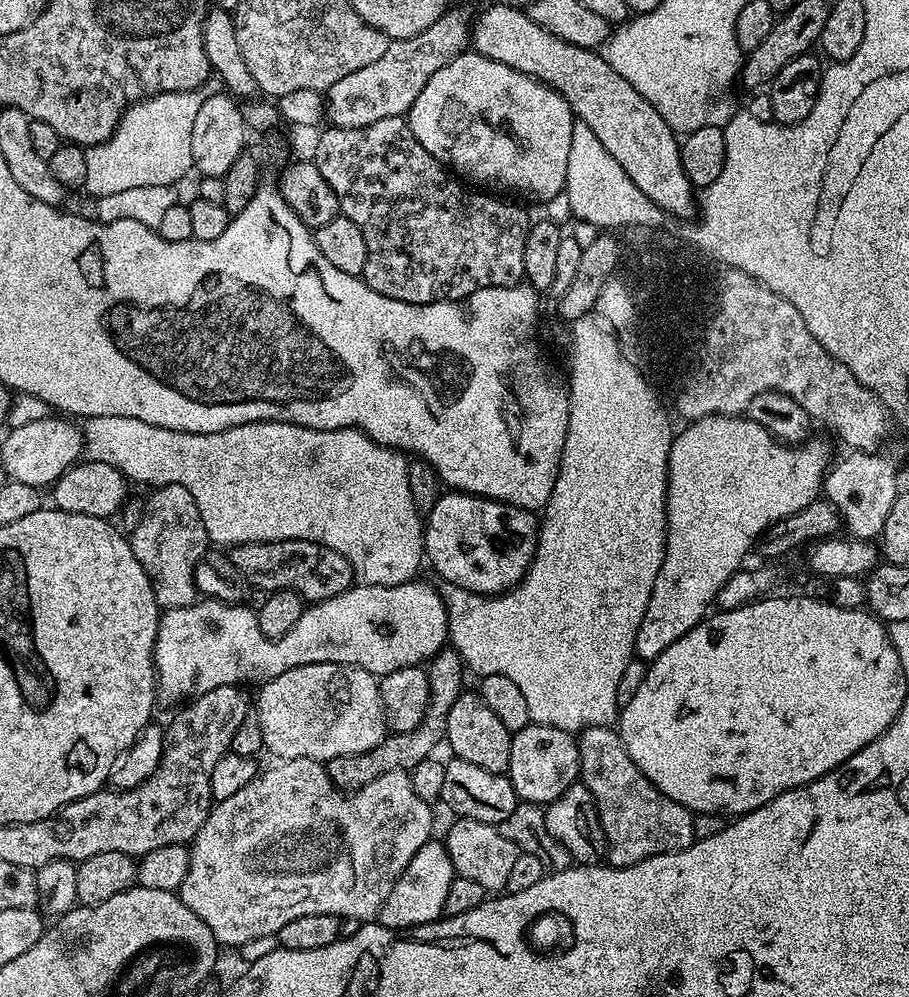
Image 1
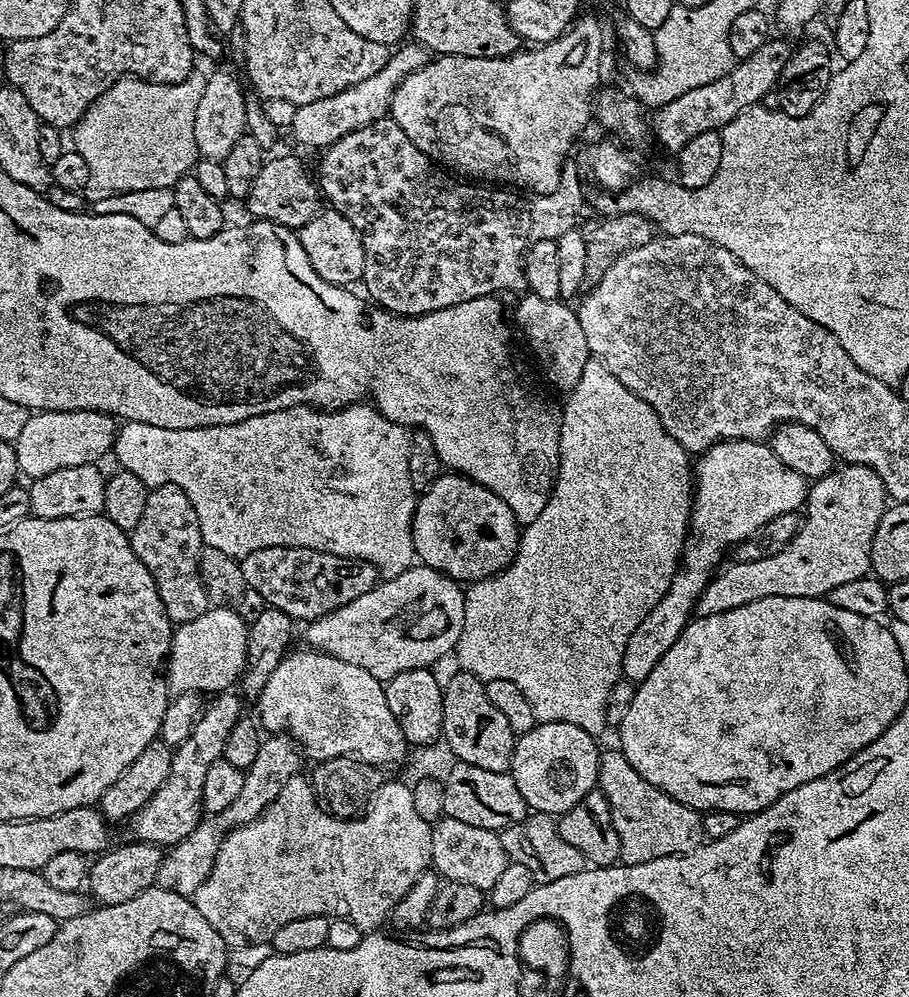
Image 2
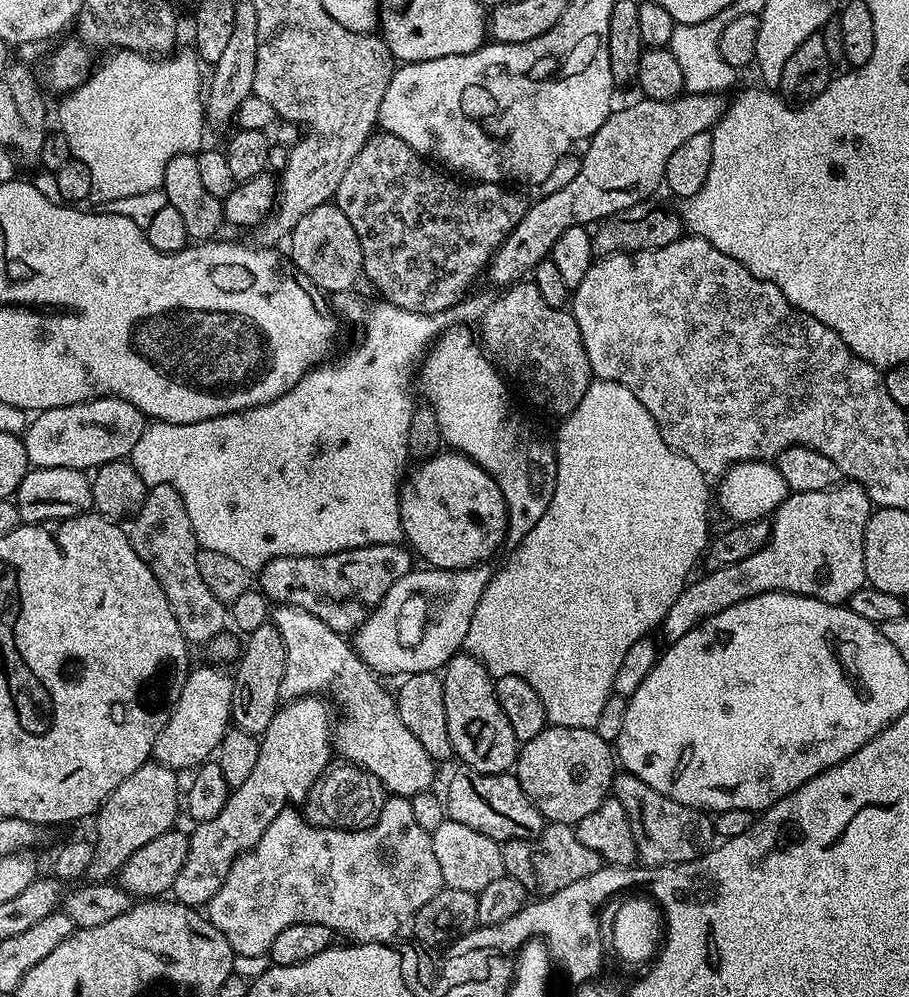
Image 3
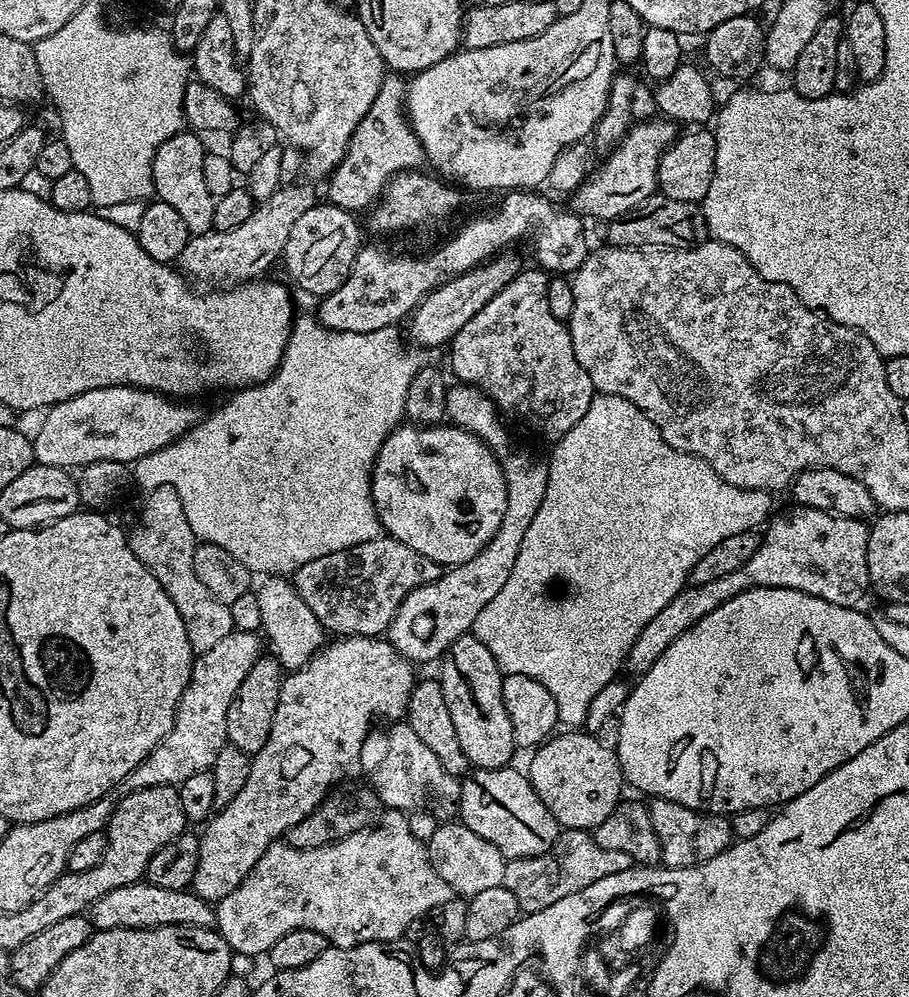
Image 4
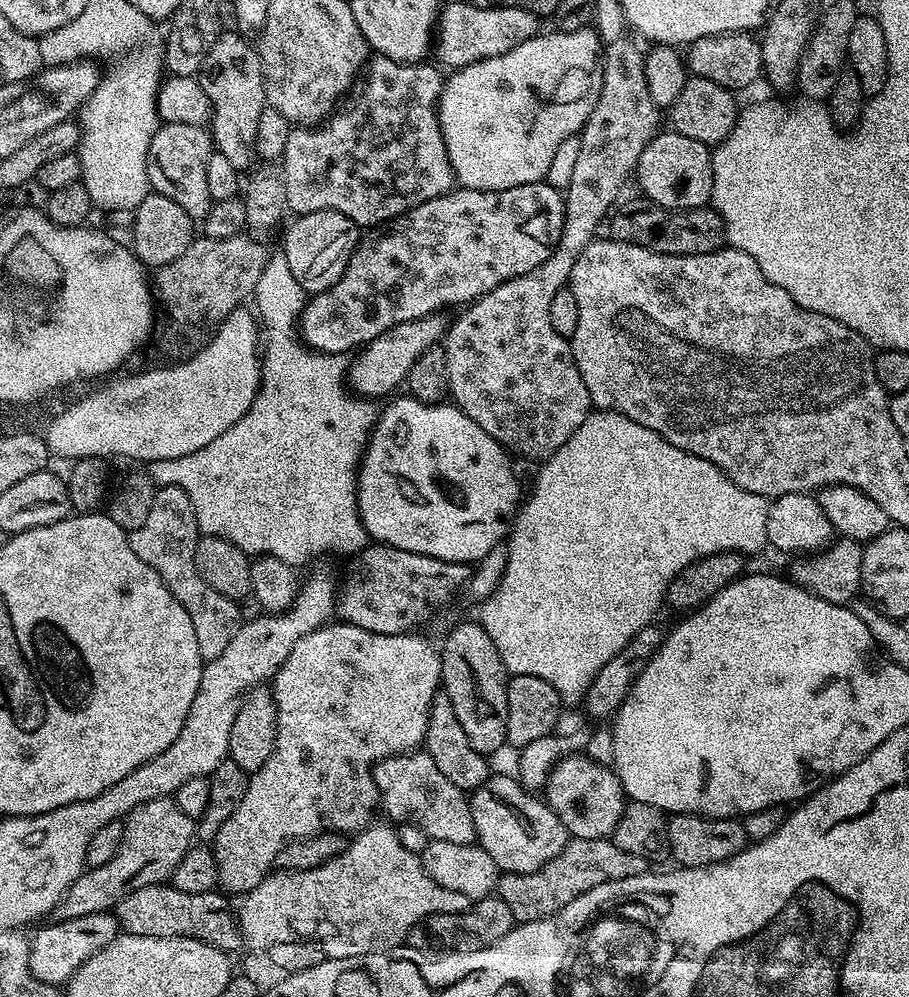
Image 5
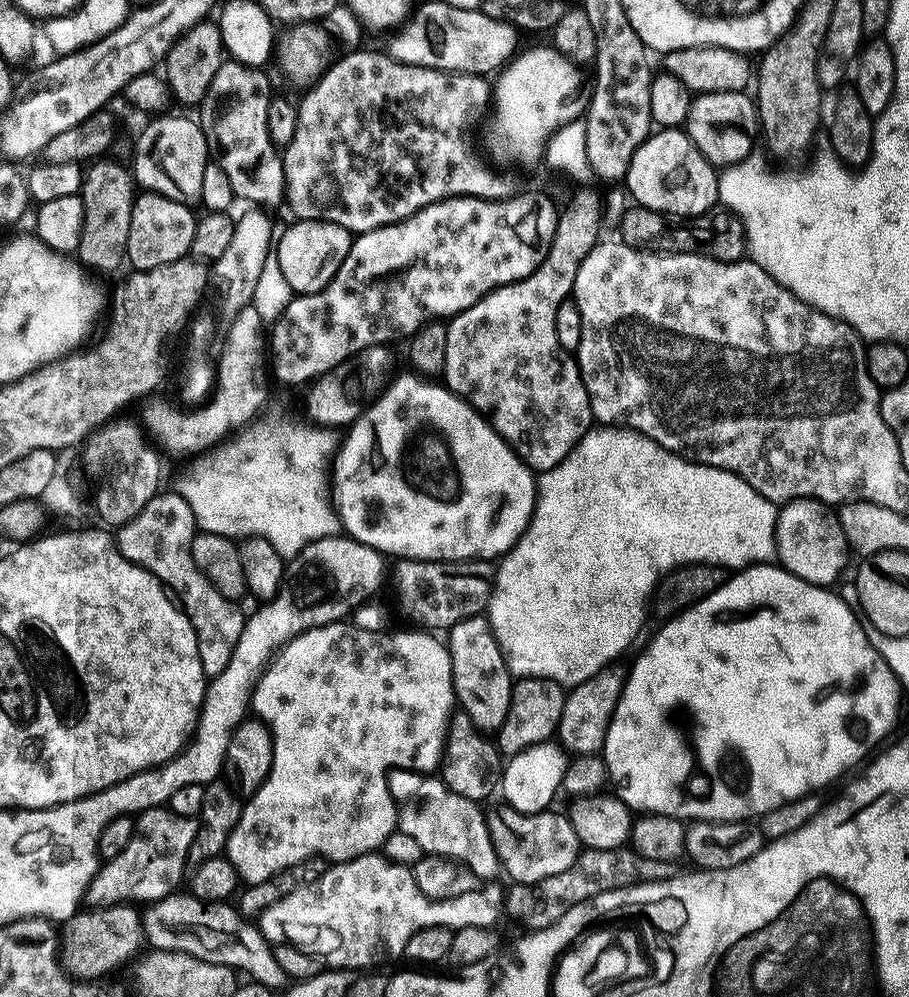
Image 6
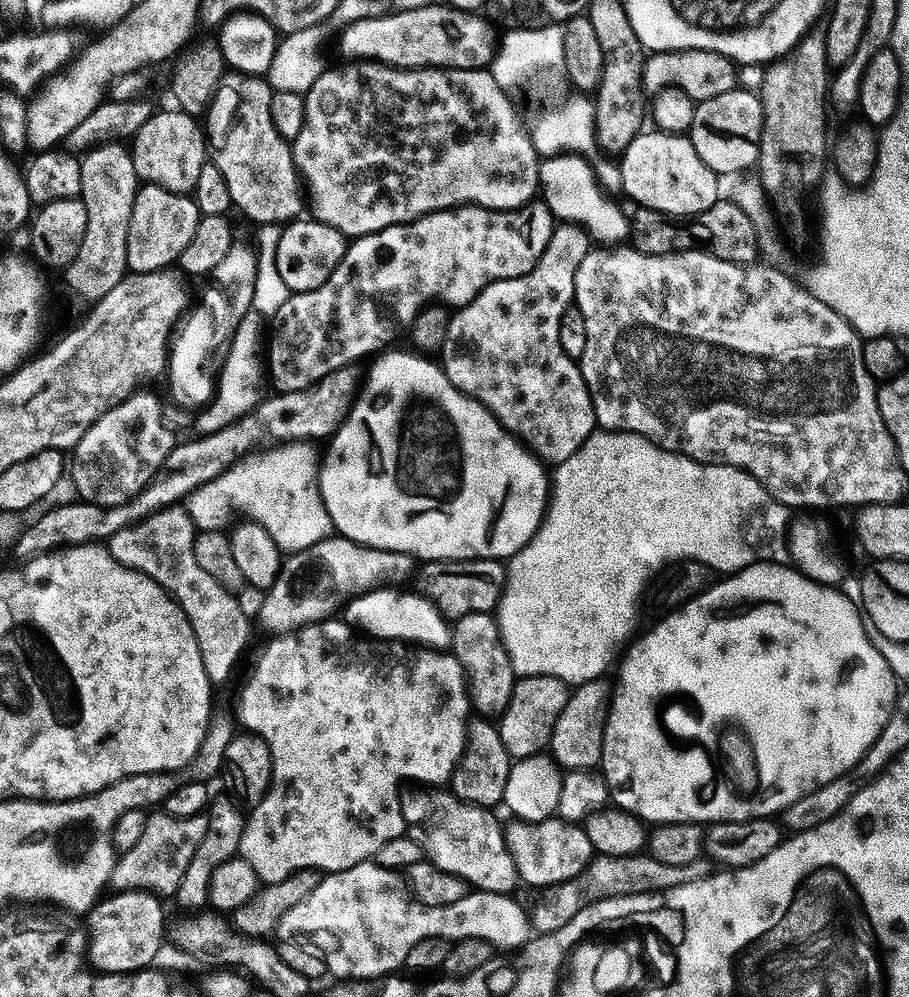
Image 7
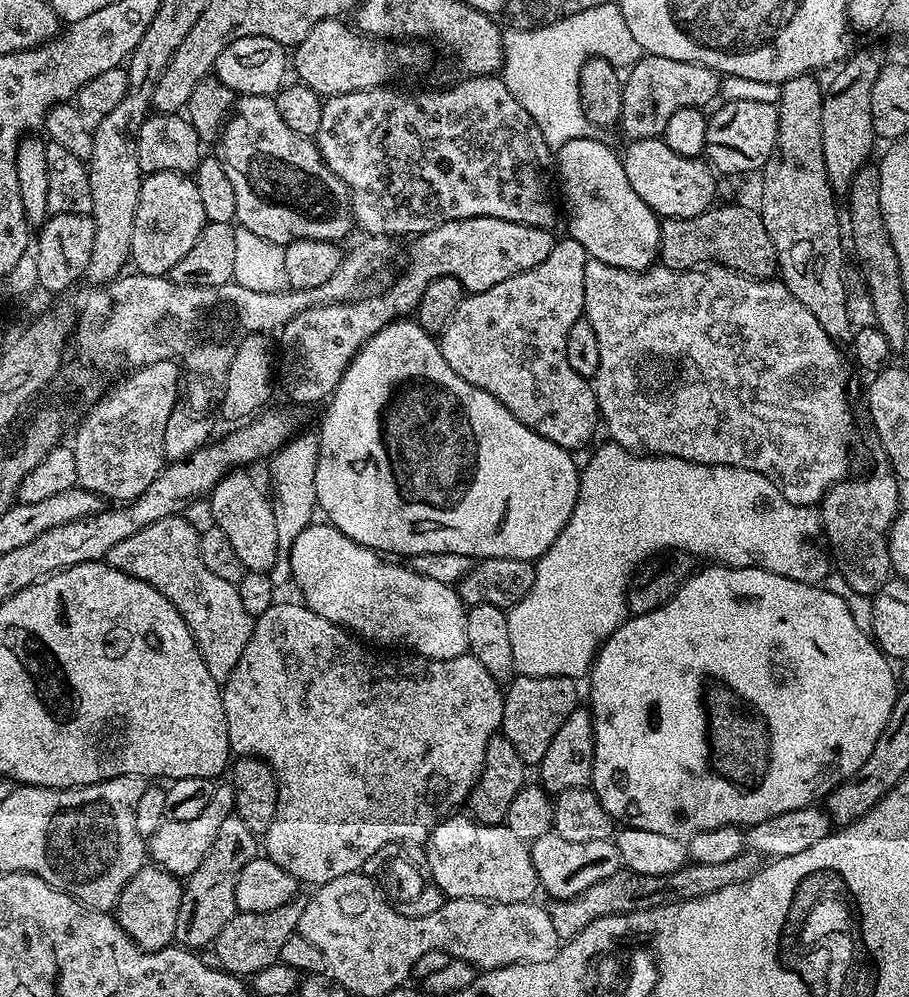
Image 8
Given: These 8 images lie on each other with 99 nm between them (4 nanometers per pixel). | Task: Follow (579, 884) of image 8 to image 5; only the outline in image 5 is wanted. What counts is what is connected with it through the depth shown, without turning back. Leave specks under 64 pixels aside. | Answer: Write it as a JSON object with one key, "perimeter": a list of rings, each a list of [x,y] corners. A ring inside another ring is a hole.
{"perimeter":[[[489,775],[488,781],[471,793],[475,843],[494,858],[501,873],[526,874],[546,866],[568,845],[569,834],[558,814],[539,795],[525,788],[515,775]]]}

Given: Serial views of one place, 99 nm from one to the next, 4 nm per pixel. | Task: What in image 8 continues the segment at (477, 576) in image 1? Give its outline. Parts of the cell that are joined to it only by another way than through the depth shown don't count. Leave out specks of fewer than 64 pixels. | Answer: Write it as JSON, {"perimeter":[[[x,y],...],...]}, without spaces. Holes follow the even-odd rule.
{"perimeter":[[[401,318],[384,327],[381,332],[374,338],[366,341],[360,353],[348,363],[348,369],[342,374],[342,378],[338,382],[338,386],[331,394],[327,401],[328,409],[324,412],[324,421],[320,424],[320,436],[318,435],[318,455],[316,457],[316,503],[319,511],[325,512],[327,519],[342,534],[346,534],[354,542],[364,544],[368,548],[374,548],[381,554],[392,554],[388,552],[397,552],[403,558],[409,558],[414,555],[424,554],[446,554],[453,552],[454,554],[464,555],[469,558],[479,558],[480,560],[530,560],[537,561],[543,555],[552,543],[556,541],[564,524],[568,521],[568,516],[572,513],[574,505],[573,489],[578,484],[578,464],[572,461],[573,453],[569,449],[562,446],[554,446],[554,442],[550,442],[546,438],[542,438],[538,434],[534,434],[534,430],[530,430],[526,426],[522,426],[522,422],[518,422],[518,418],[514,414],[510,414],[510,410],[506,410],[506,406],[502,406],[502,402],[498,402],[498,398],[494,398],[490,394],[486,394],[486,390],[482,390],[478,386],[470,386],[470,382],[466,382],[462,378],[458,378],[458,374],[454,374],[454,370],[450,370],[450,366],[446,362],[446,358],[440,352],[439,343],[427,332],[422,330],[420,325],[412,318]]]}

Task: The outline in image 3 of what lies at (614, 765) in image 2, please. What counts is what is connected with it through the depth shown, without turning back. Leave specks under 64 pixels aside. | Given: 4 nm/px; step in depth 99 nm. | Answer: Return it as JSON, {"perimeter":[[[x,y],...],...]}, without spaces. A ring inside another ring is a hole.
{"perimeter":[[[621,771],[612,777],[611,795],[622,802],[622,810],[626,810],[626,818],[630,822],[630,830],[634,834],[636,855],[641,865],[649,868],[663,868],[669,864],[685,864],[696,857],[704,855],[714,844],[714,820],[709,813],[686,806],[682,802],[663,796],[658,790],[646,786],[632,772]]]}

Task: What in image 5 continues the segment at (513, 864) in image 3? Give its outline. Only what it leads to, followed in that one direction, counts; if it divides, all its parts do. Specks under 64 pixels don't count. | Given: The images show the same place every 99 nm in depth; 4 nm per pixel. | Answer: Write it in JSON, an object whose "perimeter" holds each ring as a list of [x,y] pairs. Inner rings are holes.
{"perimeter":[[[572,838],[557,856],[546,862],[546,866],[526,874],[503,873],[498,895],[502,902],[506,902],[506,906],[510,906],[510,914],[514,914],[517,922],[525,924],[561,912],[570,906],[570,902],[574,902],[574,898],[586,894],[586,890],[594,890],[594,886],[618,882],[622,878],[634,878],[649,871],[649,868],[650,862],[646,858],[638,858],[638,854],[621,850],[610,838]]]}

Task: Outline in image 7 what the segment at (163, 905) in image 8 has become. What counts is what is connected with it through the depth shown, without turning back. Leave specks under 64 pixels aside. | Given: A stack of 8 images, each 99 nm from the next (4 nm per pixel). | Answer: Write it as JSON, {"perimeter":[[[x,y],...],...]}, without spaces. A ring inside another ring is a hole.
{"perimeter":[[[120,890],[112,895],[116,896],[105,895],[87,913],[87,959],[91,967],[100,974],[147,969],[151,965],[148,963],[159,954],[160,943],[166,940],[164,908],[160,905],[163,903],[148,890]]]}

